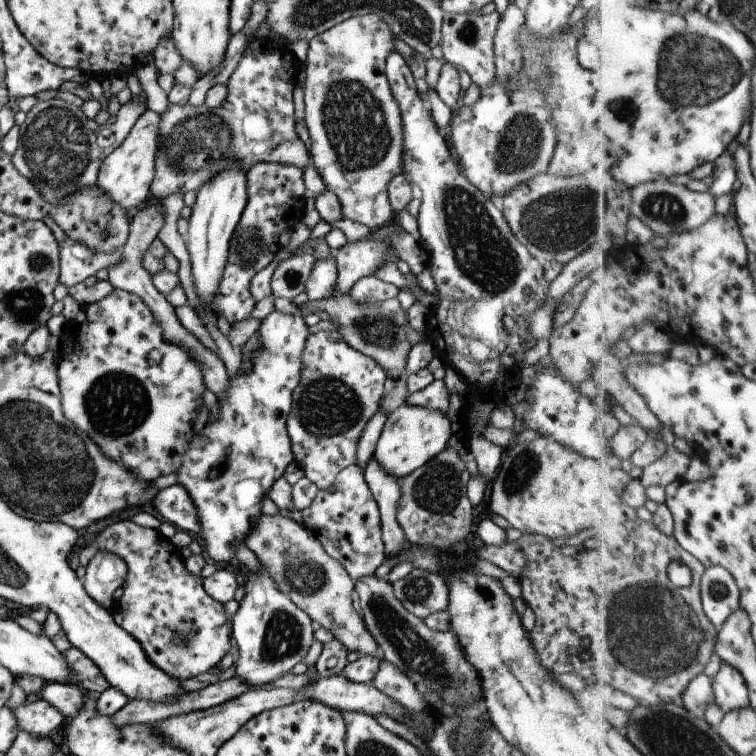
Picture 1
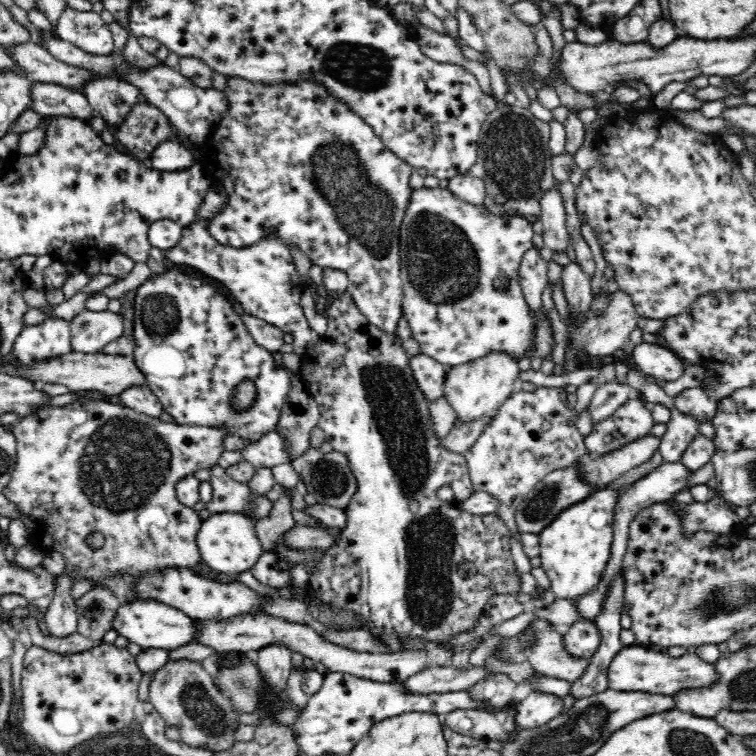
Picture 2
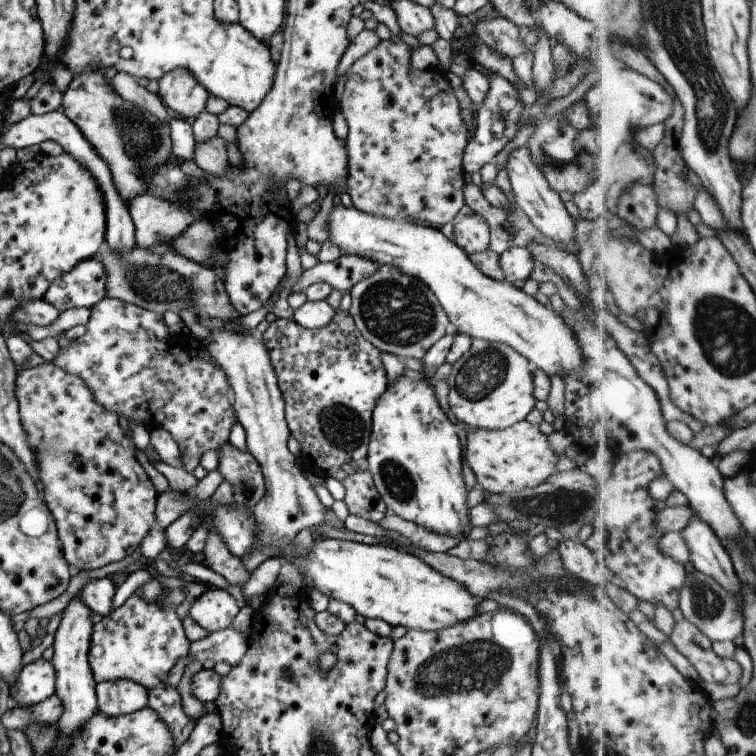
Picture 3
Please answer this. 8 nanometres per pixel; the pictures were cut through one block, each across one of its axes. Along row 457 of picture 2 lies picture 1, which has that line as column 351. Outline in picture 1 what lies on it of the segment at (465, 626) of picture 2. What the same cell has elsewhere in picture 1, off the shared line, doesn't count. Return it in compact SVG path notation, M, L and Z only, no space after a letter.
M320 330L308 335L301 352L301 372L292 392L287 431L291 454L303 476L325 490L338 472L355 465L359 435L375 412L388 384L385 370L368 356L345 344L335 331Z

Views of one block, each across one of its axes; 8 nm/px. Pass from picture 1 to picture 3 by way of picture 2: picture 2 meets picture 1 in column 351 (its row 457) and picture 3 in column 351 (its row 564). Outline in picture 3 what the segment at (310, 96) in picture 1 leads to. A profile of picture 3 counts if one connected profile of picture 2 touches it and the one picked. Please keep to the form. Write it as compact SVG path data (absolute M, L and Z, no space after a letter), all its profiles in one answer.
M391 34L389 40L380 40L379 43L363 54L351 64L346 70L344 88L339 96L341 113L348 126L348 133L344 138L347 151L348 169L346 176L346 190L352 202L352 207L362 213L374 217L385 217L386 219L397 219L398 221L410 220L411 222L439 229L442 224L449 222L457 214L457 211L465 204L463 197L463 175L461 155L468 141L466 126L460 115L460 108L454 92L445 77L445 72L438 67L417 70L409 67L411 48L401 42L399 37Z

